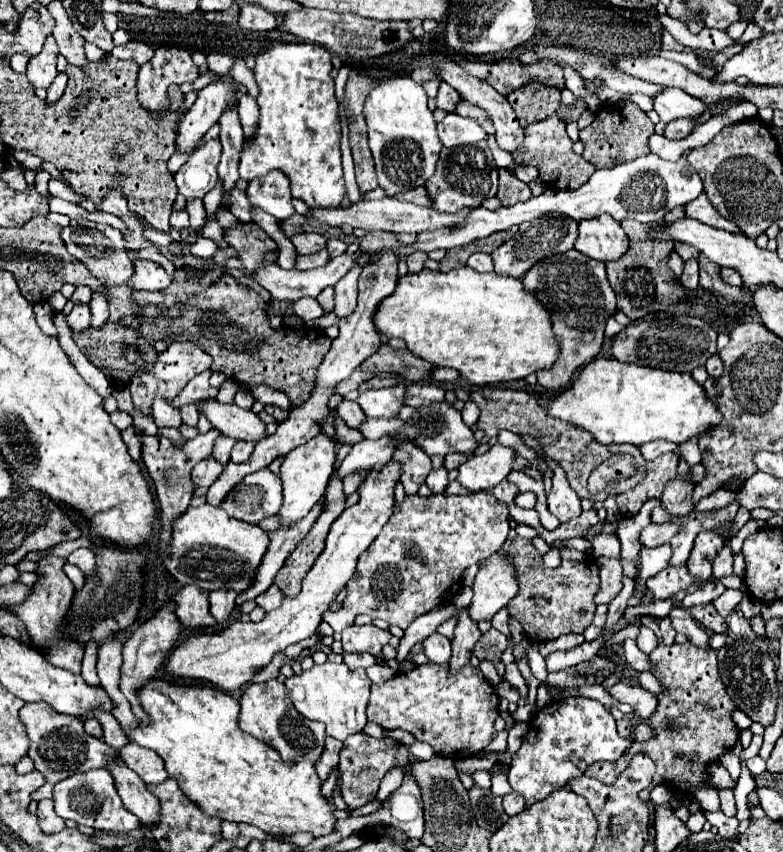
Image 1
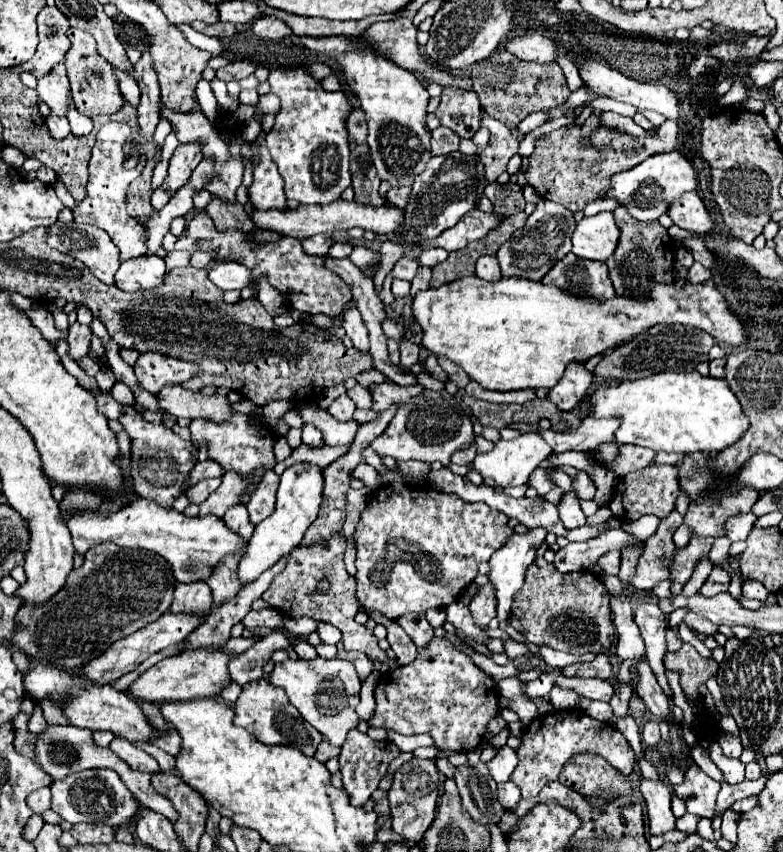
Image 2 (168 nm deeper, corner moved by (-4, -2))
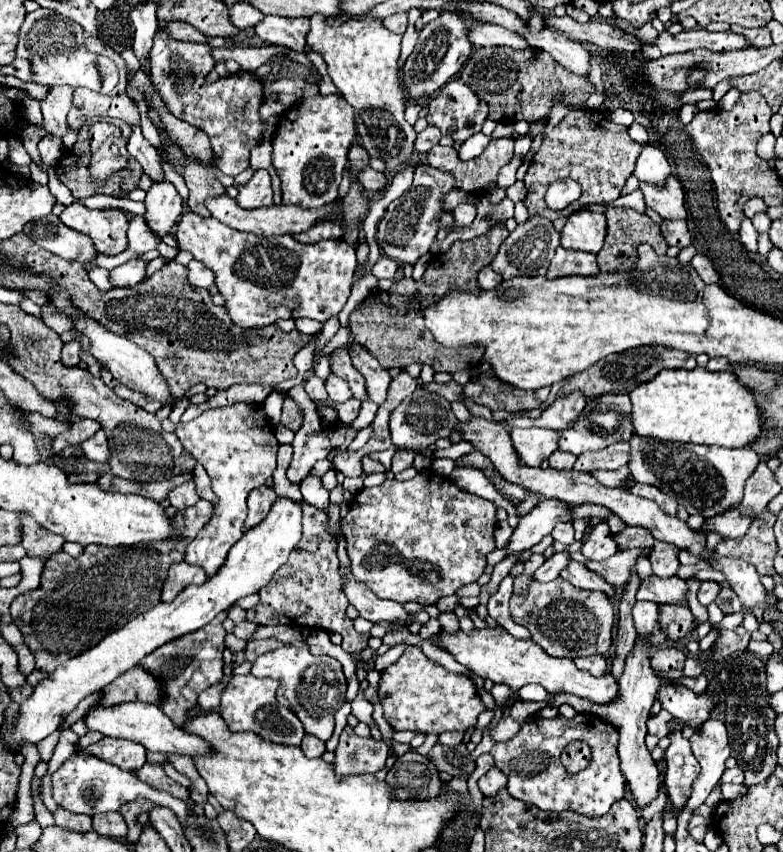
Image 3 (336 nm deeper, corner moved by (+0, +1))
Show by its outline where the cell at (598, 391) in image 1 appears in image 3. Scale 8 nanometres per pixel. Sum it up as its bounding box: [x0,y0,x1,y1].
[629,367,759,447]

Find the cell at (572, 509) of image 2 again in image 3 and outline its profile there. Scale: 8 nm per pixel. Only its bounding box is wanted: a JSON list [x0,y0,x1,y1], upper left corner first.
[553,521,575,545]

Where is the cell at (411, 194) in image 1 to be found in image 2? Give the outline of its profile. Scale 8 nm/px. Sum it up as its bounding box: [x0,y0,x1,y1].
[385,188,409,208]

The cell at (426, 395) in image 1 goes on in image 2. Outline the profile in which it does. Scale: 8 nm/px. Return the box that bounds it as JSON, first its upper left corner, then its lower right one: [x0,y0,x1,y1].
[369,380,423,412]

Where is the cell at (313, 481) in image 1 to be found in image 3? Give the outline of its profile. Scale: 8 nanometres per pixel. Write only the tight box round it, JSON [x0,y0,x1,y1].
[3,497,303,751]

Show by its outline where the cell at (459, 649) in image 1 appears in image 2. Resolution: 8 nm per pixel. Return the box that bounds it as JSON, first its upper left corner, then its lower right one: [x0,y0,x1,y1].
[469,582,497,626]

